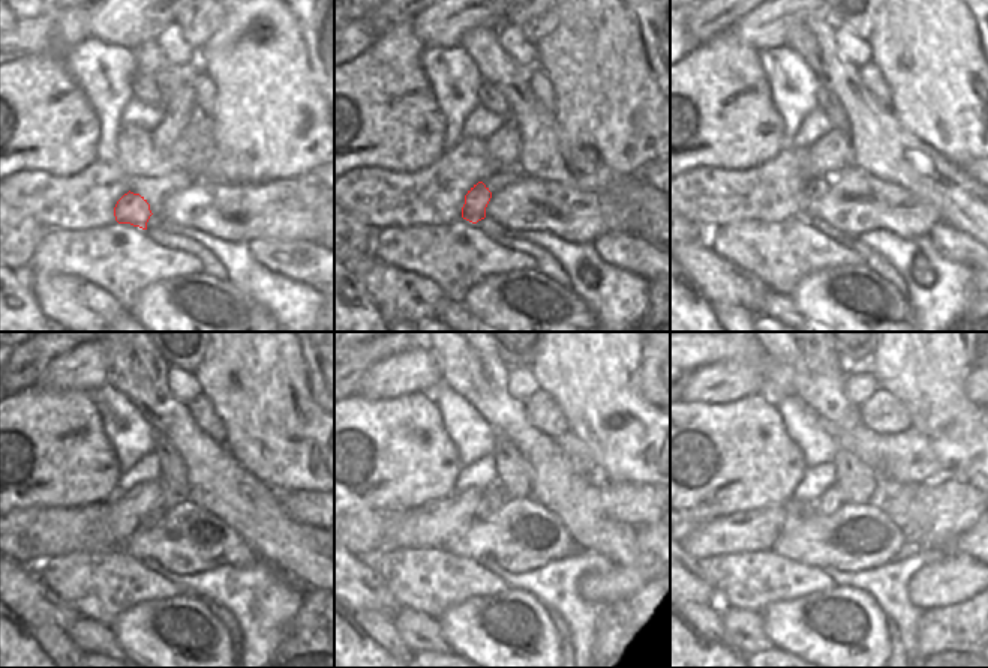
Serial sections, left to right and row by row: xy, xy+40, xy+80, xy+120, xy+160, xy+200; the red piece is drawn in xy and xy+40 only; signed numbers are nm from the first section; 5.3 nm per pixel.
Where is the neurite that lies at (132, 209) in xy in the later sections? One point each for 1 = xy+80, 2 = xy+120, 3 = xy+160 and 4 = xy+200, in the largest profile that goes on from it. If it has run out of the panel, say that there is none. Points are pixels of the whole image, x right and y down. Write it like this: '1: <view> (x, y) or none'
1: xy+80 (816, 188)
2: xy+120 (150, 520)
3: xy+160 (495, 497)
4: xy+200 (831, 500)

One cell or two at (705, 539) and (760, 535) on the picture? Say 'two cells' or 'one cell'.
one cell

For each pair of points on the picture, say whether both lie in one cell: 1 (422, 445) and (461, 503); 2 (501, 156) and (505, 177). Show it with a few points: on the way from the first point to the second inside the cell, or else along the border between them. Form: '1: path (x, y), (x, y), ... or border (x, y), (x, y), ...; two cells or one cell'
1: border (453, 491), (441, 499), (420, 505); two cells
2: border (501, 168), (514, 170); two cells

